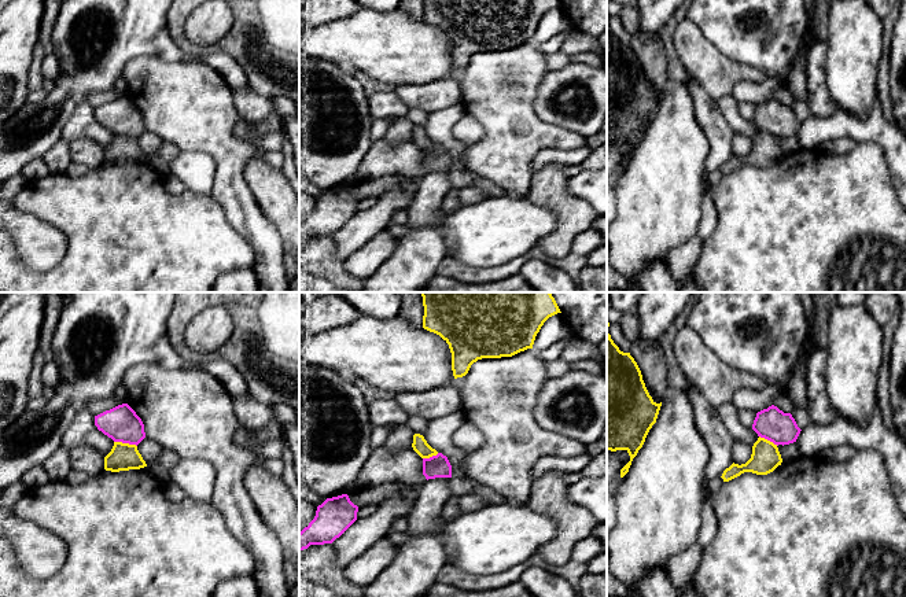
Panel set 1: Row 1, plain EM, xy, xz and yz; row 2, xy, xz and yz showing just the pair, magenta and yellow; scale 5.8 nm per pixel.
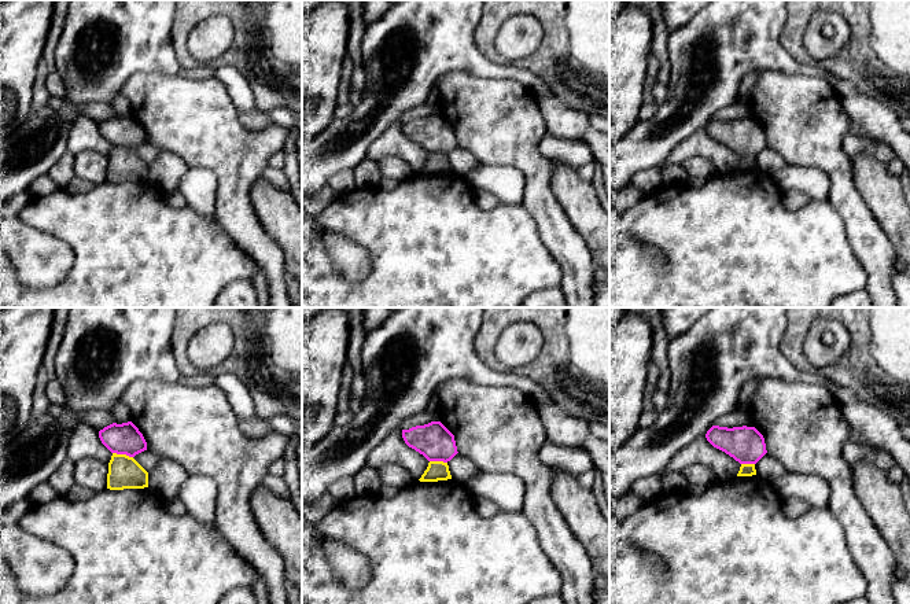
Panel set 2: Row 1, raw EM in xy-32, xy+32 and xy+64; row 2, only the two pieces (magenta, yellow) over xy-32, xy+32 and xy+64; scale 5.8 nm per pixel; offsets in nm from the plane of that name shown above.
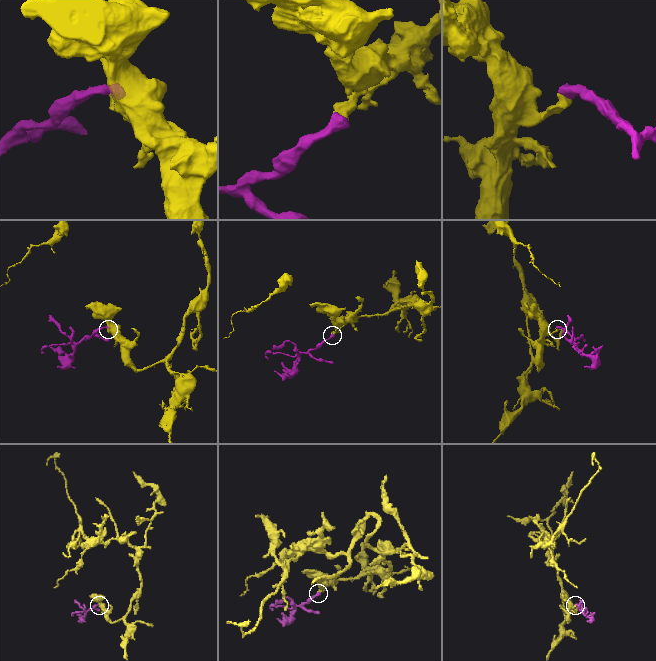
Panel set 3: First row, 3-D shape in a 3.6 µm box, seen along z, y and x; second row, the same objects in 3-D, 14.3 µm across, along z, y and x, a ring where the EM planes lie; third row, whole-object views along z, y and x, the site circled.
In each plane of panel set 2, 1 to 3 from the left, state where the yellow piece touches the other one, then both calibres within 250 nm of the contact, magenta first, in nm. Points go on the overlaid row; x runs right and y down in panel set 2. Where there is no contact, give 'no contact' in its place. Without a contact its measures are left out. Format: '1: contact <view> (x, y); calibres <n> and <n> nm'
1: contact xy-32 (122, 453); calibres 180 and 190 nm
2: contact xy+32 (438, 460); calibres 220 and 120 nm
3: contact xy+64 (748, 463); calibres 220 and 80 nm

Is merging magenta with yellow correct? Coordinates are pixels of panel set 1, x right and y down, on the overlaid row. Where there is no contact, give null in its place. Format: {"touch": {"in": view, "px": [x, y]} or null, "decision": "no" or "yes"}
{"touch": {"in": "xy", "px": [125, 442]}, "decision": "no"}

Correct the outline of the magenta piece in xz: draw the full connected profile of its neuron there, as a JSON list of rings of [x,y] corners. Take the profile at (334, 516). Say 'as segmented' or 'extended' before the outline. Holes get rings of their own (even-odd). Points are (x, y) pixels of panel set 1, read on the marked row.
as segmented; [[[347,494],[327,498],[317,506],[314,519],[299,532],[299,550],[310,545],[332,543],[356,520],[358,506]]]

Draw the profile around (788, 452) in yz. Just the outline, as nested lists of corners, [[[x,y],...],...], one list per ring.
[[[795,442],[789,445],[784,445],[784,446],[778,445],[777,447],[782,461],[789,461],[789,460],[800,457]]]

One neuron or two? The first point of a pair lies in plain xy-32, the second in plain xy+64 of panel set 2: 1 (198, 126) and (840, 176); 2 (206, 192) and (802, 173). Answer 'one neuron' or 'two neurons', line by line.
1: one neuron
2: one neuron

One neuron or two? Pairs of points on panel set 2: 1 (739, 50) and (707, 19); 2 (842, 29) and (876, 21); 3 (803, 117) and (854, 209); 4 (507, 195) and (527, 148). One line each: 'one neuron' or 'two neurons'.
1: one neuron
2: two neurons
3: one neuron
4: two neurons

